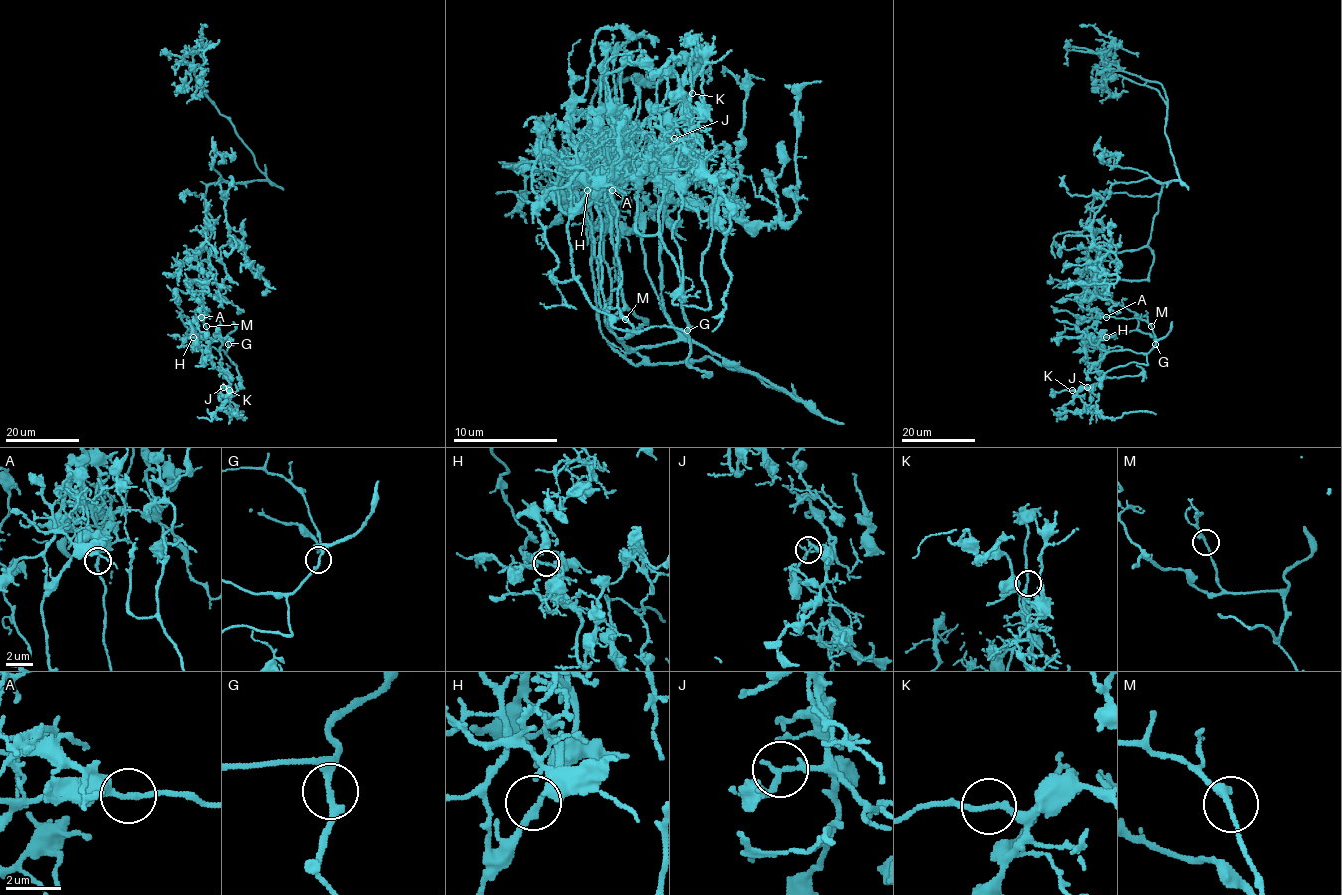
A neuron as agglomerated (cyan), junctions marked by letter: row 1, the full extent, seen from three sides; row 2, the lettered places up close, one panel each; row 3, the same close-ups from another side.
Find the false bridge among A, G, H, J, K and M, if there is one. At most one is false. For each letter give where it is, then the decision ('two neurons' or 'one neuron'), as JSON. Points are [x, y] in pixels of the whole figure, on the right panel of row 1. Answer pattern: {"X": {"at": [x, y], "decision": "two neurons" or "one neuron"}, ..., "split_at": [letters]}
{"A": {"at": [1106, 317], "decision": "one neuron"}, "G": {"at": [1155, 344], "decision": "one neuron"}, "H": {"at": [1106, 337], "decision": "one neuron"}, "J": {"at": [1087, 387], "decision": "one neuron"}, "K": {"at": [1072, 390], "decision": "one neuron"}, "M": {"at": [1151, 326], "decision": "one neuron"}, "split_at": []}

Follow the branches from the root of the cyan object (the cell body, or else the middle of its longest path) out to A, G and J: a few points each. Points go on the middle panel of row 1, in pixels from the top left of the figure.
A: (600, 291), (598, 174), (587, 153), (598, 143), (613, 140), (621, 161), (611, 190)
G: (600, 291), (598, 174), (587, 153), (613, 140), (621, 156), (611, 187), (619, 312), (637, 330), (686, 330)
J: (600, 291), (613, 140), (619, 312), (686, 333), (673, 138)

